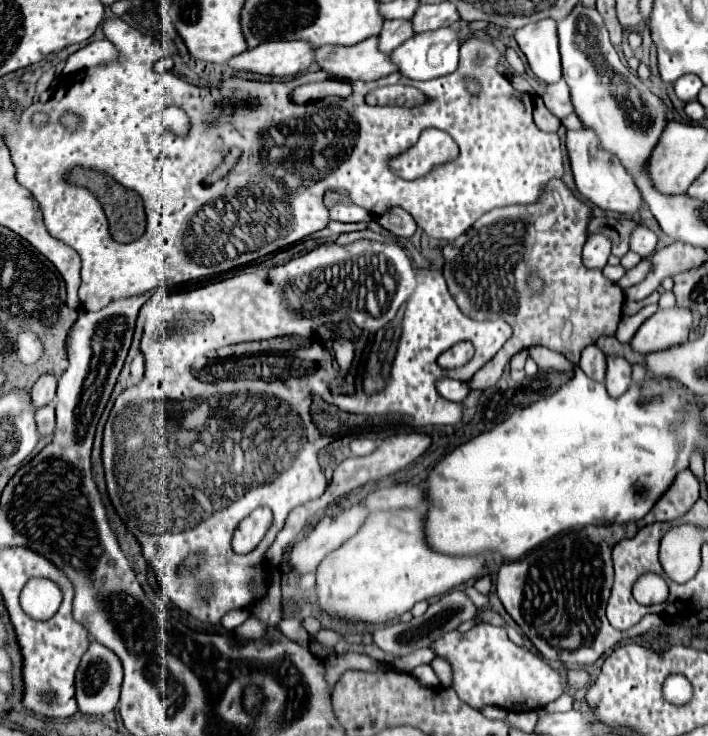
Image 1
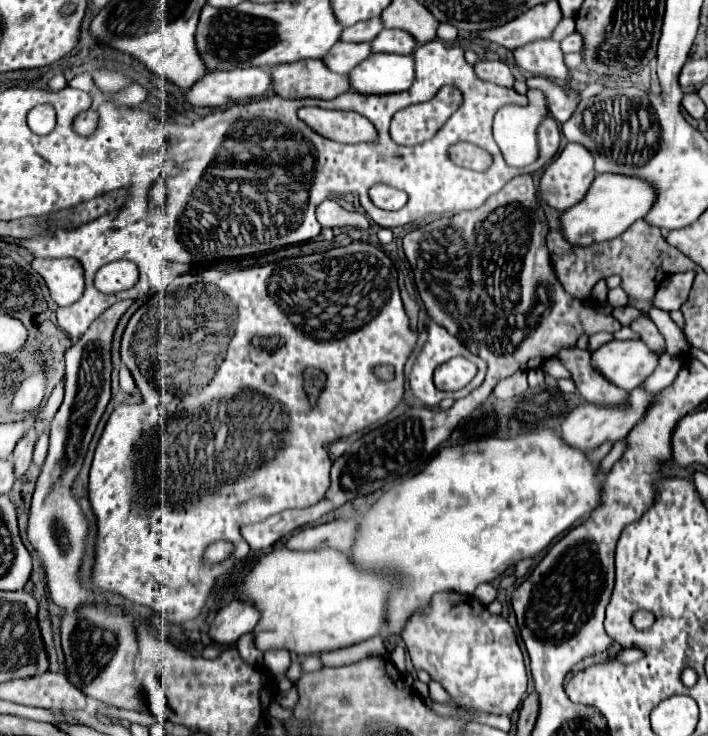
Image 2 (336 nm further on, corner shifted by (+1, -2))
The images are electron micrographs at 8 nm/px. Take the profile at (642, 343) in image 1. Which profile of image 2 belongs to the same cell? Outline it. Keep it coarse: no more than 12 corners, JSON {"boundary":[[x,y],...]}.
{"boundary":[[641,338],[595,350],[595,368],[623,390],[643,384],[659,364]]}

